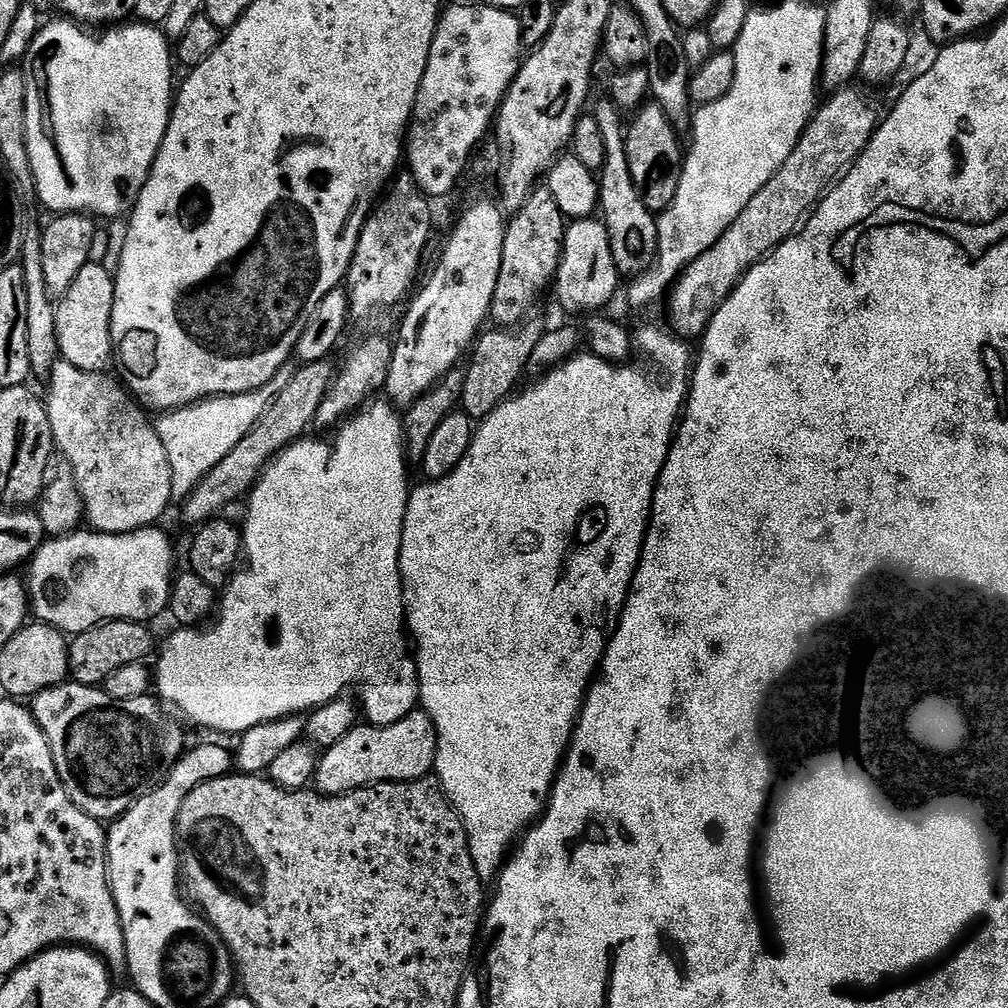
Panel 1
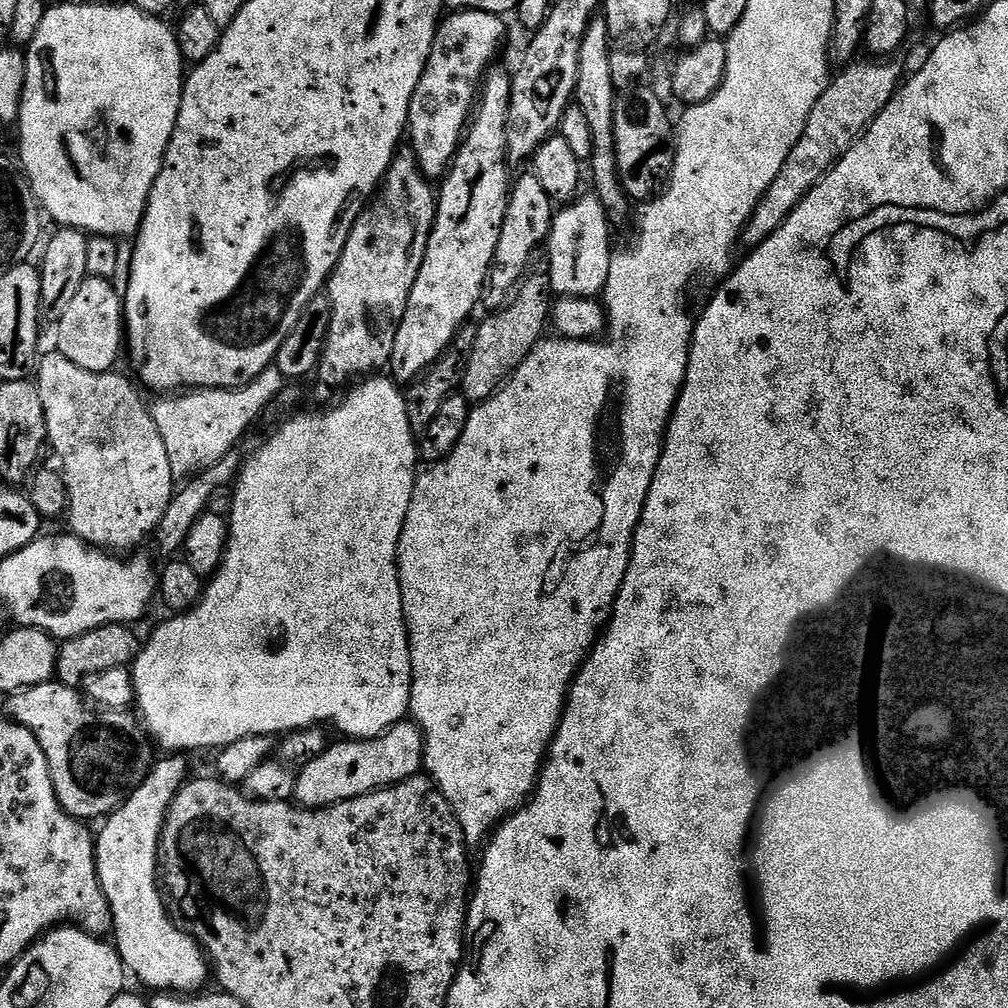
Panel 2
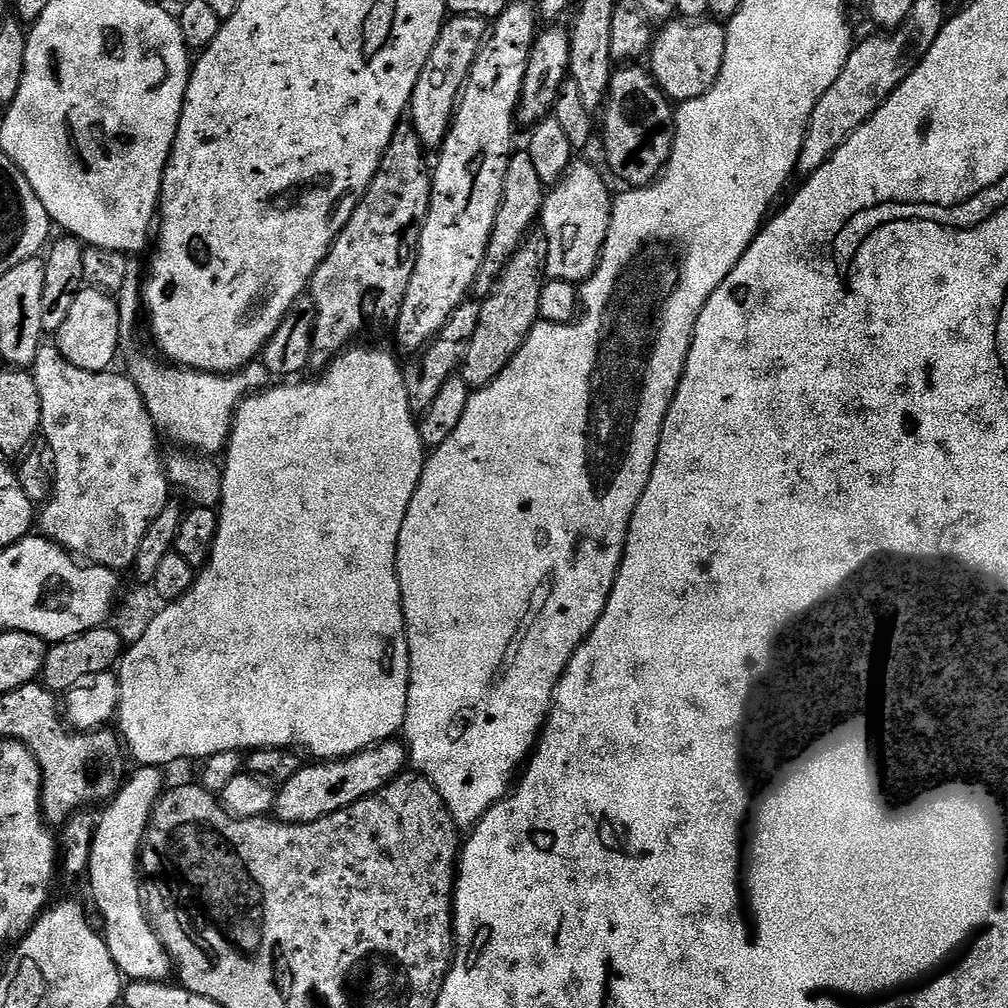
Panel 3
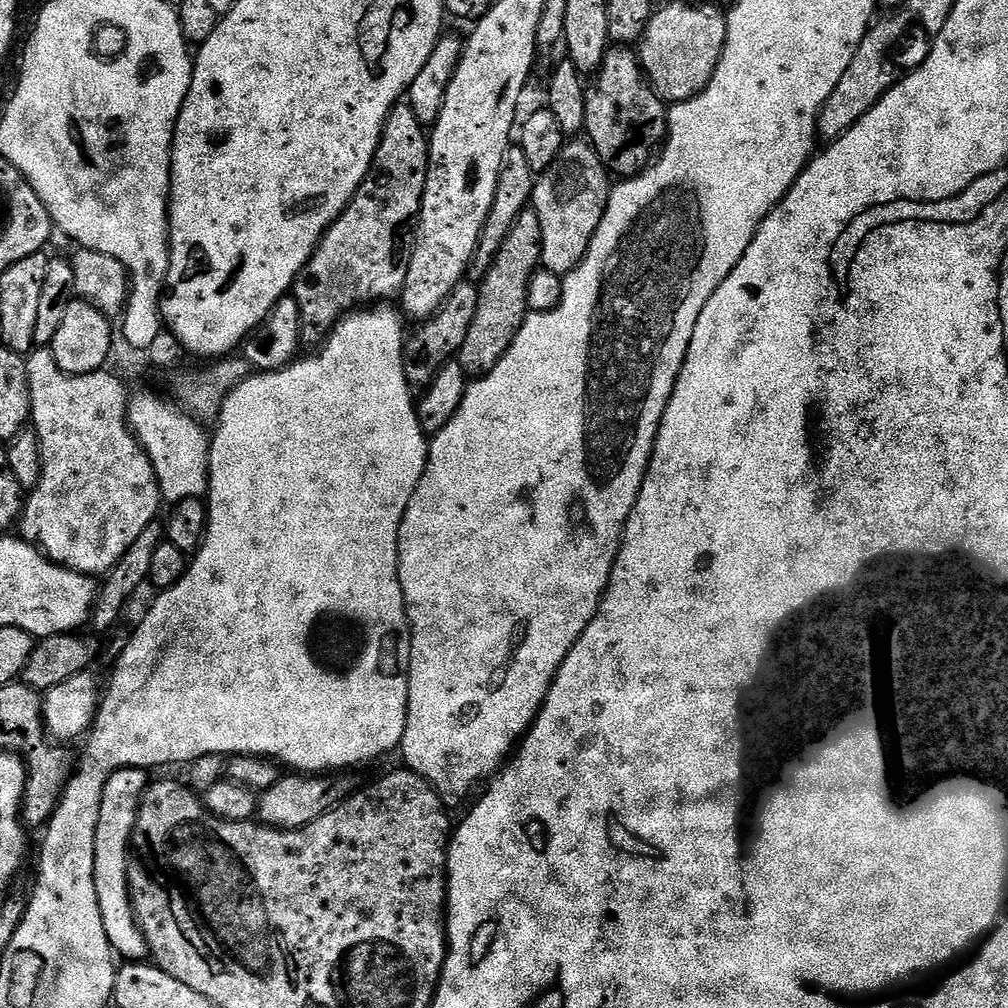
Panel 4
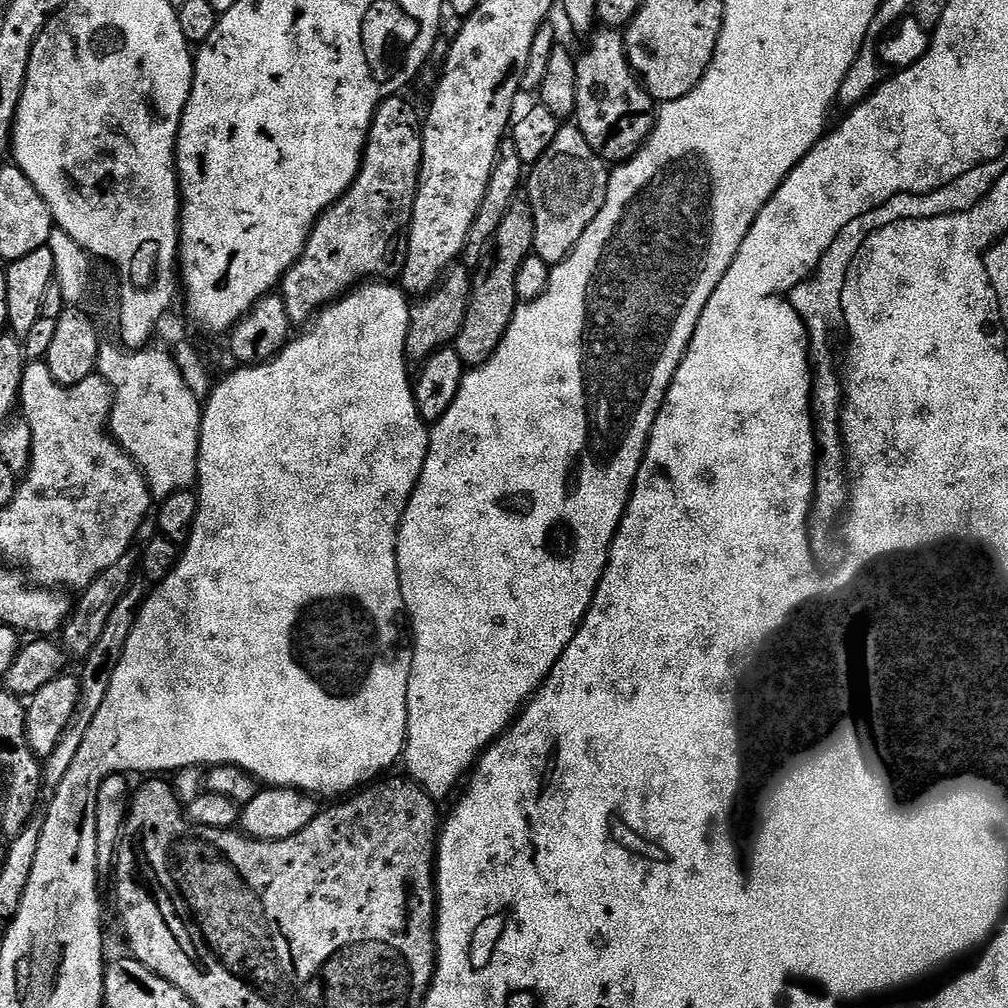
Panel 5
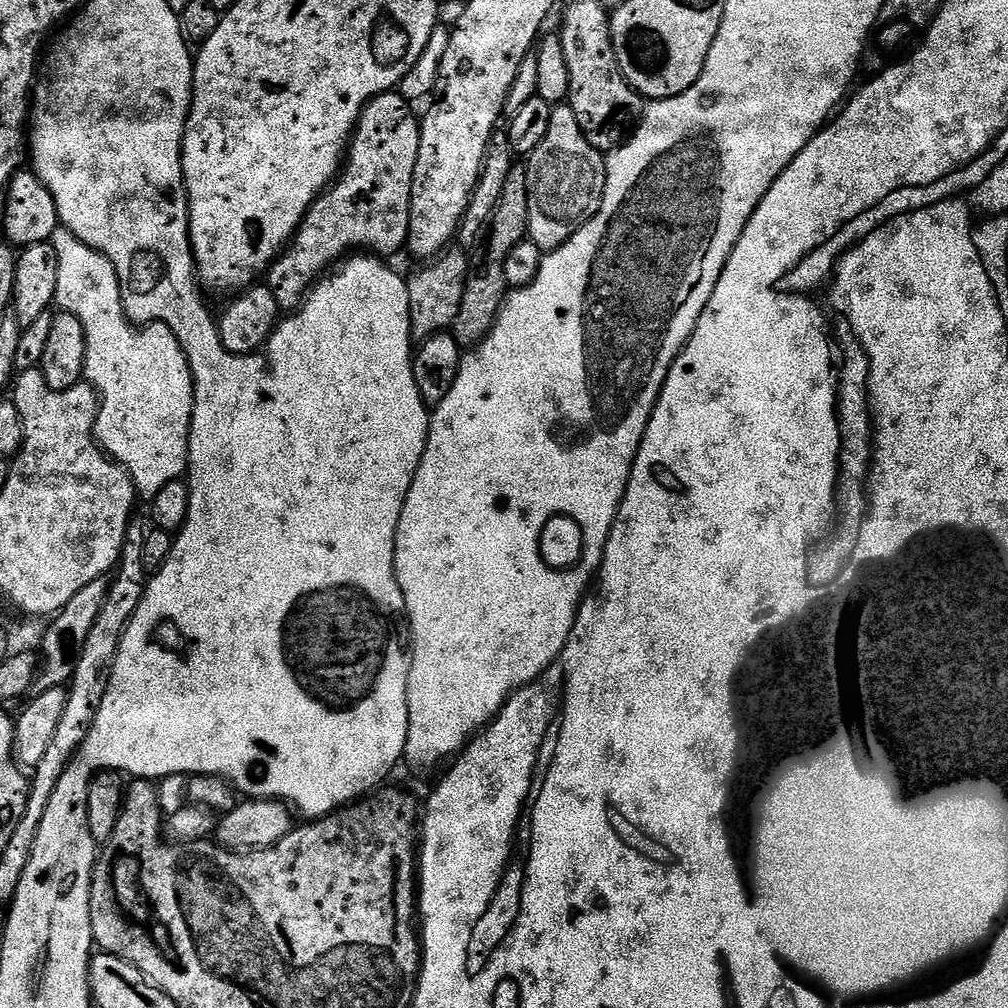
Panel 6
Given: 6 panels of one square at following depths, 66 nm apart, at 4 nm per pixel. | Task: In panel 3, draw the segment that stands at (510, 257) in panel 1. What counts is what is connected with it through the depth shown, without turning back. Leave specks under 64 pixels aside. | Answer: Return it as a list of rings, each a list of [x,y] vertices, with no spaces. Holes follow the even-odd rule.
[[[527,150],[513,151],[508,158],[506,174],[502,182],[502,202],[498,206],[498,214],[494,218],[494,230],[490,234],[490,242],[486,246],[486,258],[476,275],[474,296],[482,302],[494,287],[494,274],[499,274],[508,265],[510,258],[520,249],[532,227],[537,227],[540,218],[540,209],[544,207],[546,185],[542,178],[538,178],[538,170],[534,167],[534,161],[530,159]]]

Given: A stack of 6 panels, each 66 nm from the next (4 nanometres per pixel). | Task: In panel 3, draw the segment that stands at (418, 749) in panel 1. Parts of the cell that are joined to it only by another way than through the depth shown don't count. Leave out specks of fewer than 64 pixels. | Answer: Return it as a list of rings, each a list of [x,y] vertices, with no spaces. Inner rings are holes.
[[[393,738],[375,748],[355,752],[353,756],[319,763],[305,763],[293,777],[279,785],[274,812],[285,823],[309,824],[319,816],[329,816],[354,802],[365,800],[386,787],[391,780],[397,779],[405,771],[409,758],[407,747],[399,739]]]

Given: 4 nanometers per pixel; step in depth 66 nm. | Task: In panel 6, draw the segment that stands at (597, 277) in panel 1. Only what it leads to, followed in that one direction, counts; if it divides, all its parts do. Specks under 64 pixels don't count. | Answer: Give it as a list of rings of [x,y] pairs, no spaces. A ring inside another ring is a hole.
[[[565,102],[553,107],[550,114],[550,130],[546,138],[527,157],[528,169],[528,235],[534,246],[544,254],[560,248],[602,206],[606,186],[605,153],[598,151],[582,134],[574,110]]]

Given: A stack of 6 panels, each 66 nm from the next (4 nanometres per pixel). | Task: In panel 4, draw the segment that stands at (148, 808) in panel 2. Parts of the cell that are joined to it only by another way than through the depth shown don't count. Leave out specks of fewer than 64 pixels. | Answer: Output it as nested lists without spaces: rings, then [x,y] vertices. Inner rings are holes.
[[[117,768],[102,790],[102,802],[96,809],[96,833],[94,834],[94,890],[98,890],[98,910],[102,910],[102,926],[106,926],[106,938],[117,957],[125,956],[128,962],[140,962],[149,955],[148,943],[132,911],[132,895],[128,893],[128,861],[132,831],[136,816],[140,813],[140,802],[150,783],[149,773],[142,768]]]

